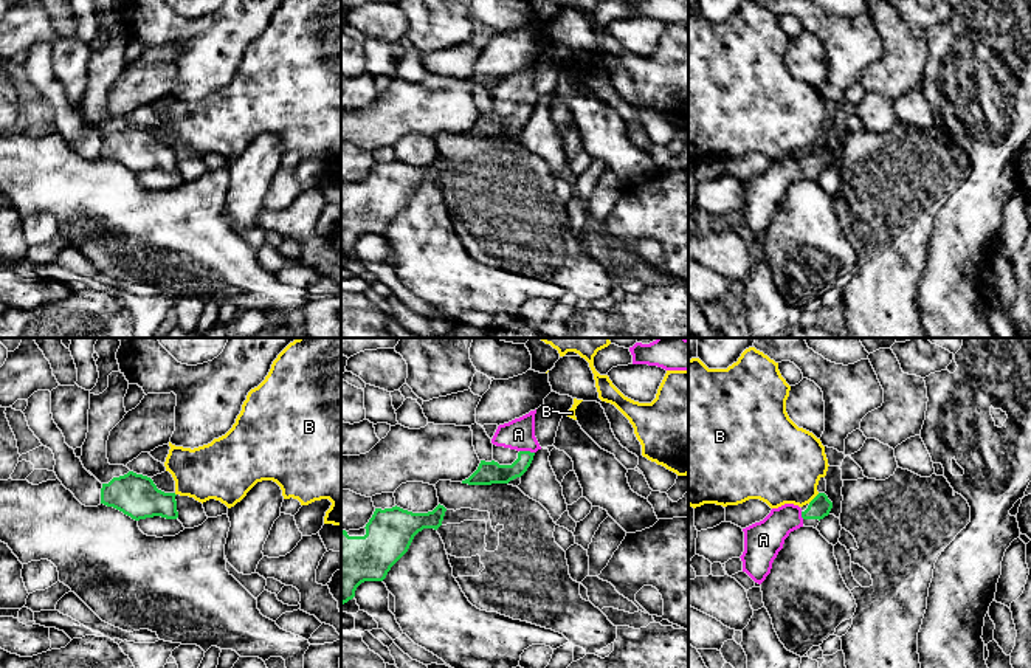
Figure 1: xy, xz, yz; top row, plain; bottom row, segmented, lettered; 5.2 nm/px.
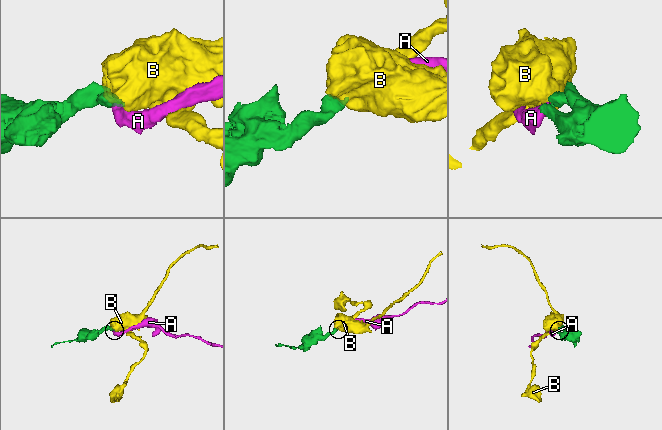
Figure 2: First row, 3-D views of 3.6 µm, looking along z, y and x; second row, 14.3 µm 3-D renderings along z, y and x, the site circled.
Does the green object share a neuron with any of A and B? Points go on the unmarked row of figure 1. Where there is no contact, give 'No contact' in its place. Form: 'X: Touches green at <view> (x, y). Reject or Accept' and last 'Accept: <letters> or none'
A: Touches green at xz (527, 104). Accept
B: Touches green at yz (814, 151). Reject
Accept: A

